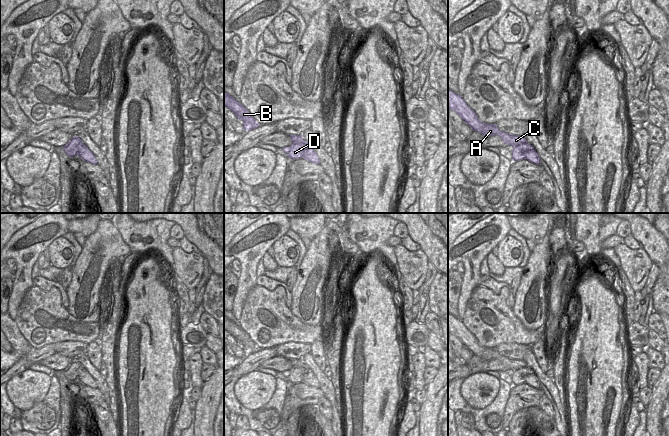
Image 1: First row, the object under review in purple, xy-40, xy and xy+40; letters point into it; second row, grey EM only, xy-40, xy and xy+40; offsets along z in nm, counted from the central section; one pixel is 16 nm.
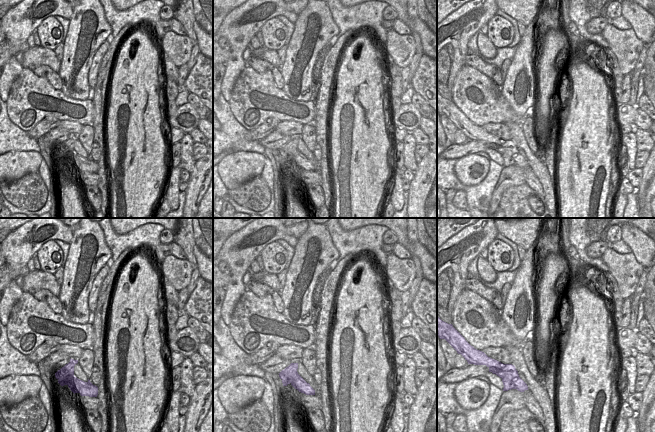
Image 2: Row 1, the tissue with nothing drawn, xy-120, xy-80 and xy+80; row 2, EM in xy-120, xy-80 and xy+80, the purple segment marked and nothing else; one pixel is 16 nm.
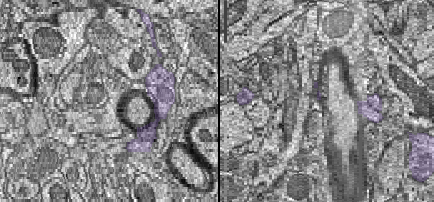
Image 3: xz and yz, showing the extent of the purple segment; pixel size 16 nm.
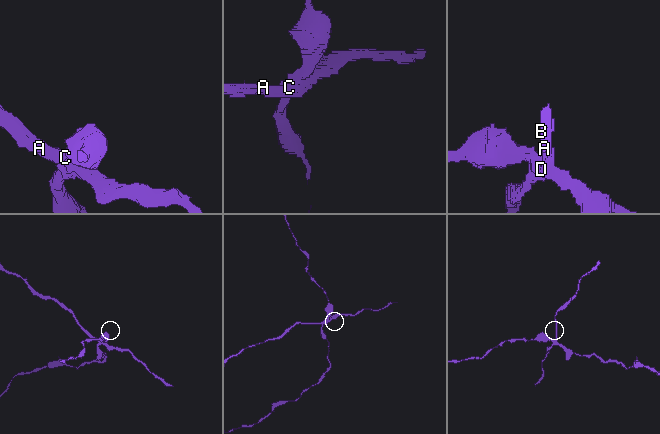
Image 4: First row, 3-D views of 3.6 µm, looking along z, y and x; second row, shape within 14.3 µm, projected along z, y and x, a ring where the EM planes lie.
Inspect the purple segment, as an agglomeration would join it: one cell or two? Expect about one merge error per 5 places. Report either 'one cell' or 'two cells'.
two cells

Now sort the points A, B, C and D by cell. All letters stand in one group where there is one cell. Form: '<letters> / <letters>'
A B C / D

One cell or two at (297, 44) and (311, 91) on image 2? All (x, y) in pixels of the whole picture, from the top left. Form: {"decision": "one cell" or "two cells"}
{"decision": "one cell"}

